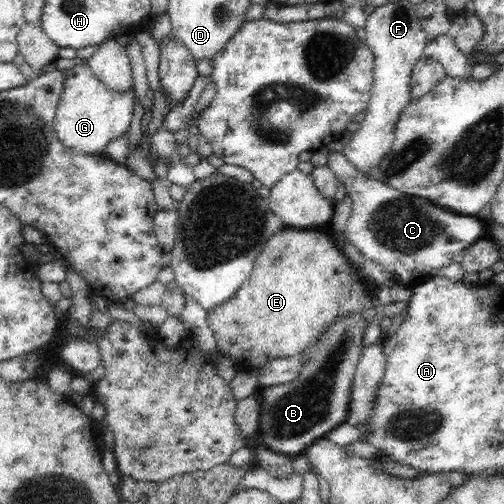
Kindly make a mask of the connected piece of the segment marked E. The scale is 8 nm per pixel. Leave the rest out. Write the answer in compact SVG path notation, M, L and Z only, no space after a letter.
M286 227L266 241L262 252L256 257L250 278L236 294L224 304L206 312L208 325L221 355L232 357L238 366L260 368L276 358L301 355L339 317L359 312L370 323L377 314L393 319L405 310L406 301L392 301L386 306L372 305L362 281L361 272L348 261L333 234L322 234L315 228Z

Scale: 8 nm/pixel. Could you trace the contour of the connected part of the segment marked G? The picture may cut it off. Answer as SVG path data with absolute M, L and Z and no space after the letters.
M76 64L64 71L66 80L62 96L56 108L54 129L58 140L66 148L72 148L96 156L105 152L107 144L129 130L133 117L134 92L112 92L100 82L91 71L90 65Z

